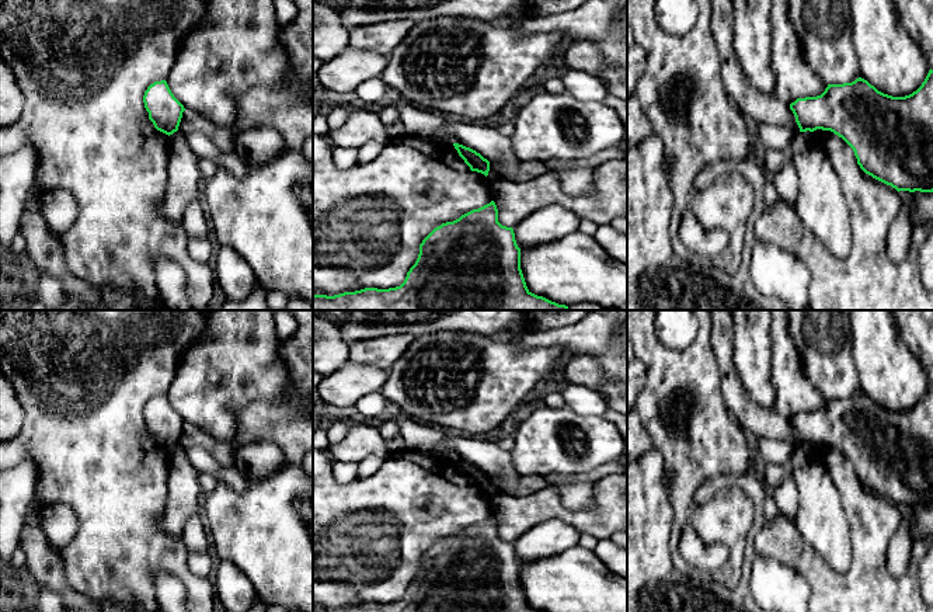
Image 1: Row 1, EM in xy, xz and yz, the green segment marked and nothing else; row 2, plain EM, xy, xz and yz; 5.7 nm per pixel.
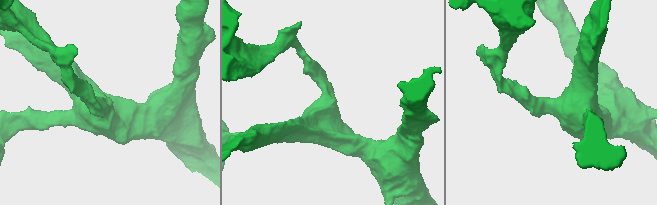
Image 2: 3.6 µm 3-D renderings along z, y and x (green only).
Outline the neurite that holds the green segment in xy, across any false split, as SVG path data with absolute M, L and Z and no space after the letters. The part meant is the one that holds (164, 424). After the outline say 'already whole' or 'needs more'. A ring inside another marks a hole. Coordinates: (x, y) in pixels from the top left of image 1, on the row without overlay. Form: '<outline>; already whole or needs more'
M166 394L150 399L145 406L143 417L157 445L168 451L178 445L185 423L174 411Z; already whole

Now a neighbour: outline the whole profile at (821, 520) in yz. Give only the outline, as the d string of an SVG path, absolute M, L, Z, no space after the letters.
M812 446L796 448L790 465L798 490L796 525L803 539L832 570L846 573L853 545L839 490Z

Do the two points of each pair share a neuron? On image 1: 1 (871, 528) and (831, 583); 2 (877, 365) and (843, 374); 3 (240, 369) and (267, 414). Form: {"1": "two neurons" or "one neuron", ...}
{"1": "one neuron", "2": "two neurons", "3": "two neurons"}

